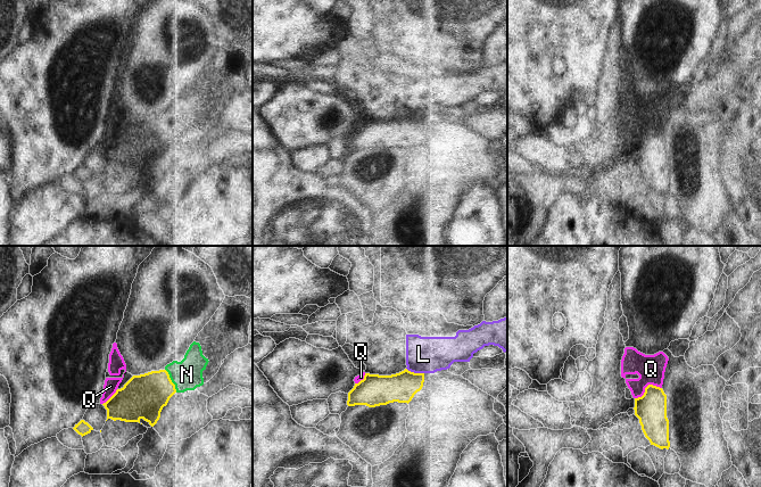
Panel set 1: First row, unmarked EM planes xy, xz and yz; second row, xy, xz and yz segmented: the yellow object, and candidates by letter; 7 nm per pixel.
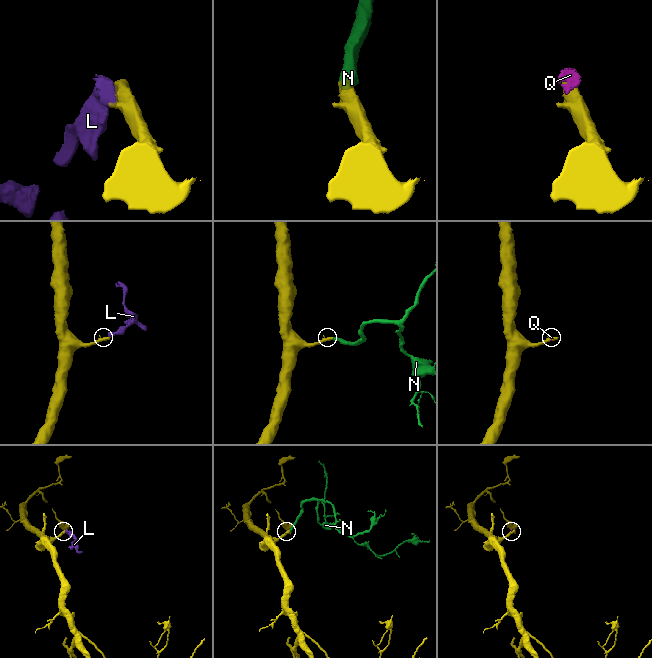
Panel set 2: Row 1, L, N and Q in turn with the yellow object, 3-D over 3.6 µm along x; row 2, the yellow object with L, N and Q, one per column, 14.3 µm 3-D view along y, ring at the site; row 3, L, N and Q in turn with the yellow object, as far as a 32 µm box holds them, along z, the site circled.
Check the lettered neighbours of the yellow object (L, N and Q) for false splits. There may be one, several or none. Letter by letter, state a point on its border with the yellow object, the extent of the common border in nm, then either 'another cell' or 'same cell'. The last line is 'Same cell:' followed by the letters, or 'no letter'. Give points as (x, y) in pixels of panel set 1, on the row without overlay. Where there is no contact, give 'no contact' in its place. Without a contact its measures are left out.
L: xz (415, 118) | 130 nm | another cell
N: xy (171, 125) | 190 nm | same cell
Q: yz (646, 132) | 200 nm | another cell
Same cell: N

